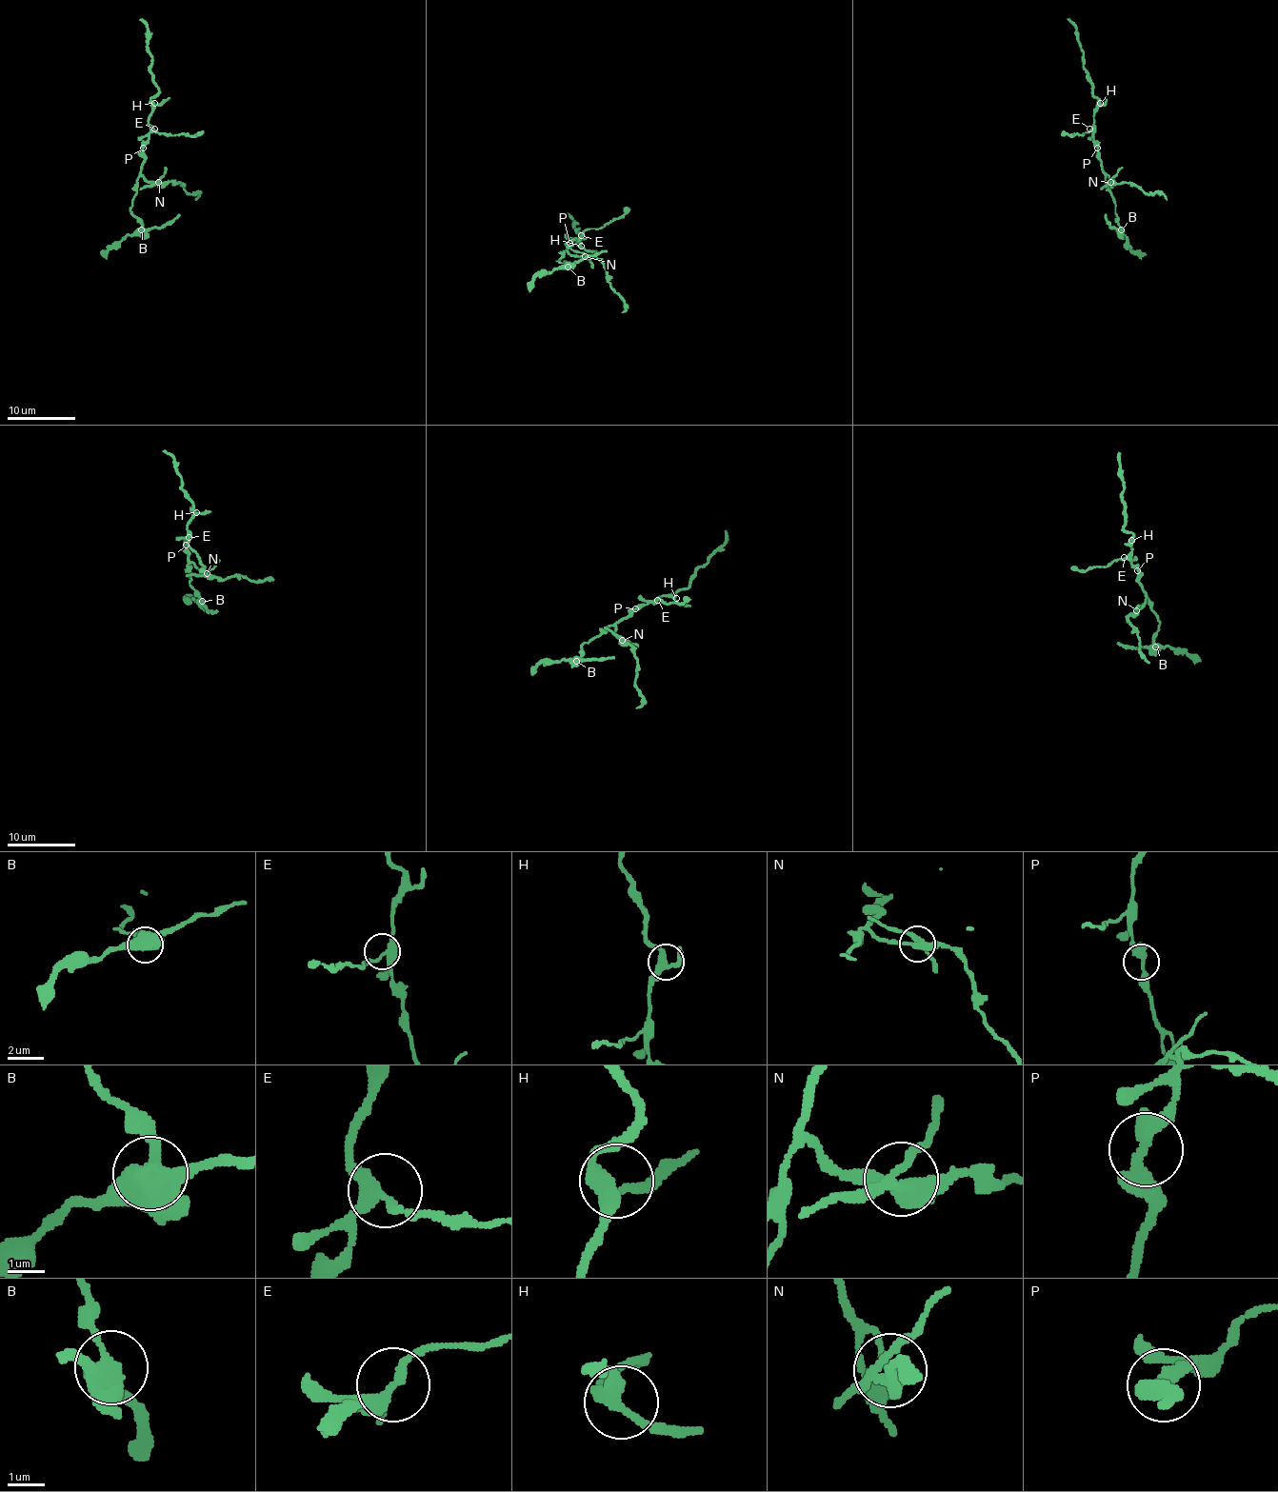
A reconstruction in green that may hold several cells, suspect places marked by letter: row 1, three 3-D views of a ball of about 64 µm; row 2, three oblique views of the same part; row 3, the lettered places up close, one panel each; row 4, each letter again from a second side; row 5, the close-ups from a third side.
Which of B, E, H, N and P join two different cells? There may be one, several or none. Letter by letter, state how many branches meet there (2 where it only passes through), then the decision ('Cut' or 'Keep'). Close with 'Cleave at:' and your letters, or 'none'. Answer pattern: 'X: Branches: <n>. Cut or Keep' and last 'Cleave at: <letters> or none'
B: Branches: 4. Cut
E: Branches: 3. Keep
H: Branches: 3. Keep
N: Branches: 4. Keep
P: Branches: 2. Keep
Cleave at: B

